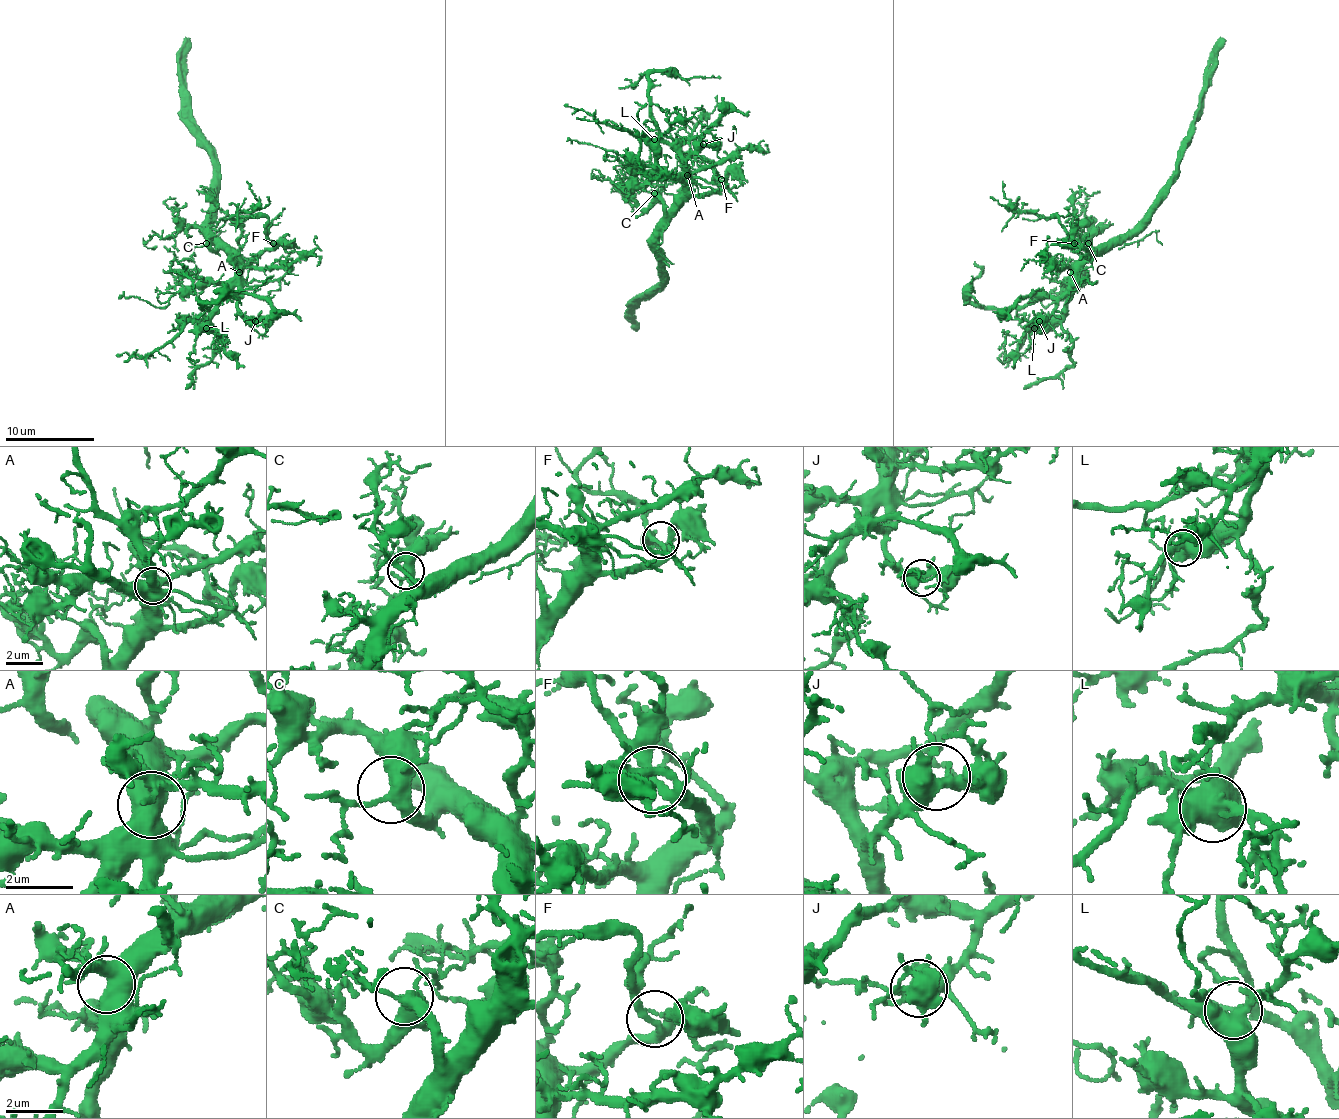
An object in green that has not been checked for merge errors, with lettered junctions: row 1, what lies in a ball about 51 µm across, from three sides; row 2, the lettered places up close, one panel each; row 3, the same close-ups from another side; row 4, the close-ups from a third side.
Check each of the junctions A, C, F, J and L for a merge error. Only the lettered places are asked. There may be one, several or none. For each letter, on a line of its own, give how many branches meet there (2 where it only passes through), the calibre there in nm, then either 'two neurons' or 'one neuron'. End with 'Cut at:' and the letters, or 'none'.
A: 6 | 550 nm | one neuron
C: 4 | 420 nm | one neuron
F: 5 | 240 nm | one neuron
J: 5 | 480 nm | one neuron
L: 5 | 440 nm | one neuron
Cut at: none

